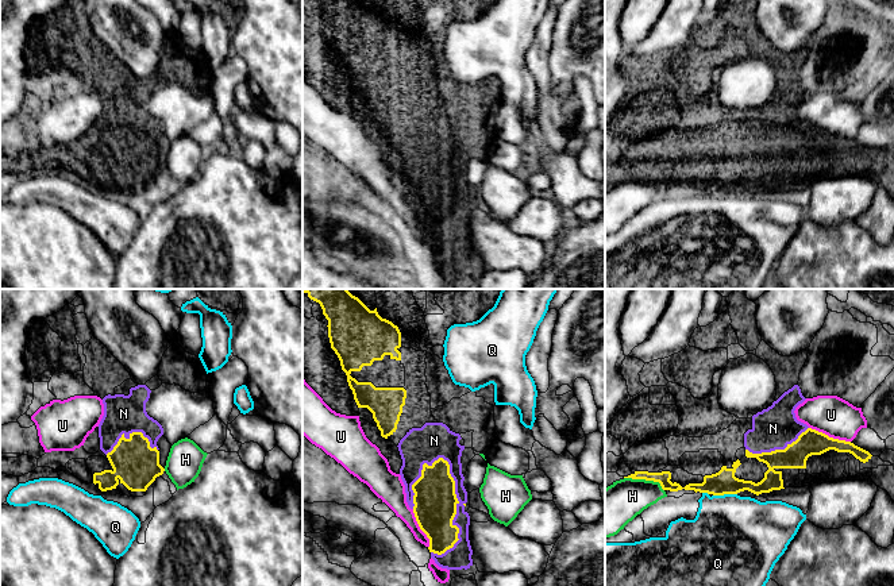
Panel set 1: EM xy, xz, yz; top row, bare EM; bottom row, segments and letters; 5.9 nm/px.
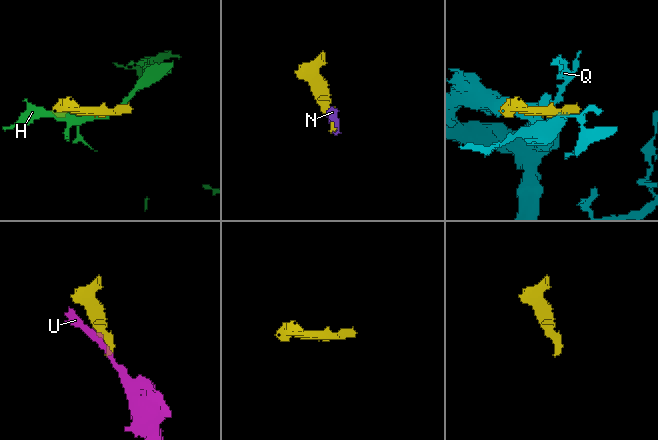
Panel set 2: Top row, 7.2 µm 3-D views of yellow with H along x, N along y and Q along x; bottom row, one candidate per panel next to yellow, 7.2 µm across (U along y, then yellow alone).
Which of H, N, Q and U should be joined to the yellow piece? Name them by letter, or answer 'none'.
N

